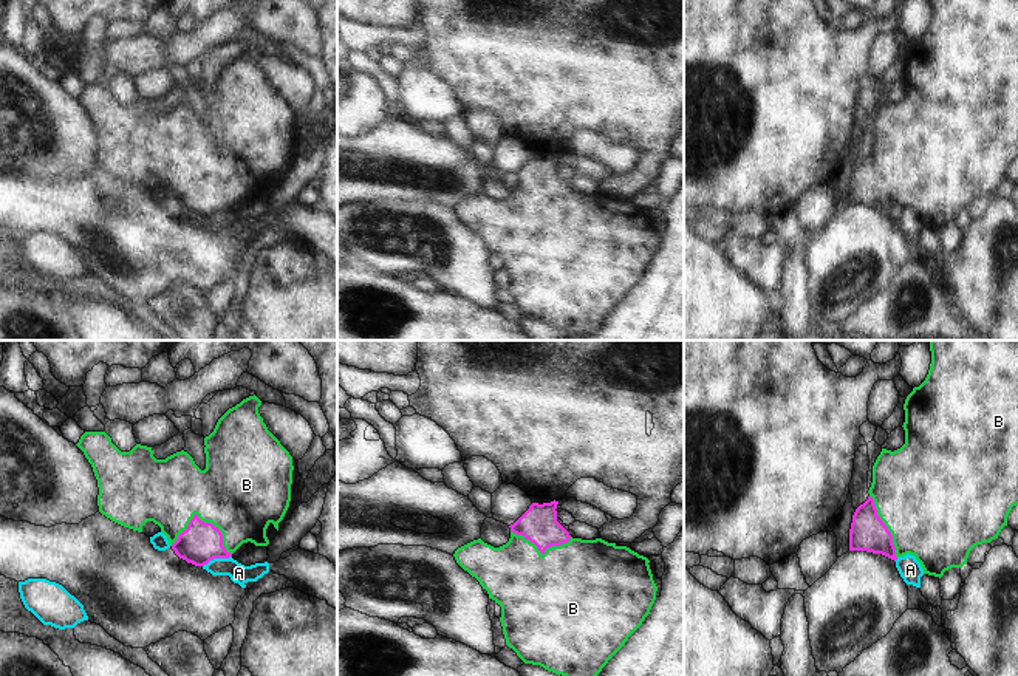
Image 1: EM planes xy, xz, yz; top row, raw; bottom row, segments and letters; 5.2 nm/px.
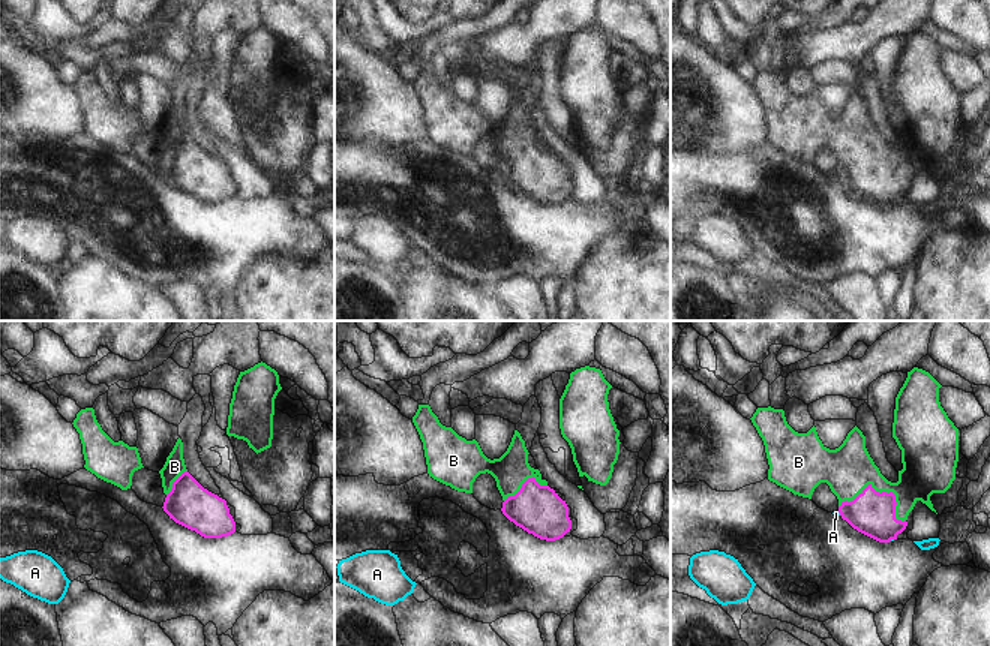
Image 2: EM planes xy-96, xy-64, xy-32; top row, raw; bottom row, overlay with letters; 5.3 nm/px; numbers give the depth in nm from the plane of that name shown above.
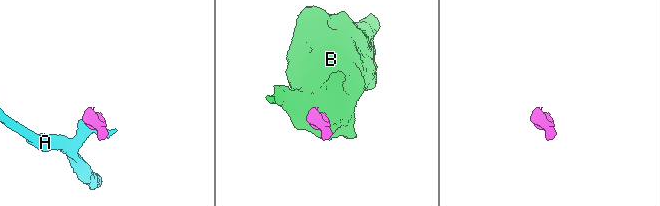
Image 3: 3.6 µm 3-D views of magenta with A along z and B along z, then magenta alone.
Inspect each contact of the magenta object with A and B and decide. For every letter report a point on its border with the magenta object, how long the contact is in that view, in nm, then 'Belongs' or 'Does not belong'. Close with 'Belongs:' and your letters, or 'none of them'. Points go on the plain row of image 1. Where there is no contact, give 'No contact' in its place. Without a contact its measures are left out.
A: Touches magenta at xy (217, 211). Shared border 160 nm. Does not belong
B: Touches magenta at xy (203, 175). Shared border 320 nm. Belongs
Belongs: B

